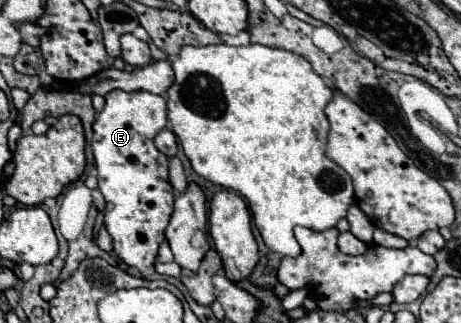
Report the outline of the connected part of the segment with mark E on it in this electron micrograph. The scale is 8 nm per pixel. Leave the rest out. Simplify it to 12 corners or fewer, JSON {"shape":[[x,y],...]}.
{"shape":[[113,90],[93,124],[105,228],[147,270],[175,192],[165,98]]}

